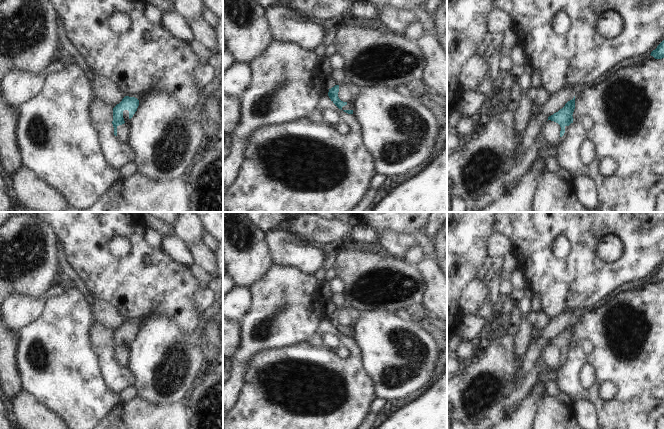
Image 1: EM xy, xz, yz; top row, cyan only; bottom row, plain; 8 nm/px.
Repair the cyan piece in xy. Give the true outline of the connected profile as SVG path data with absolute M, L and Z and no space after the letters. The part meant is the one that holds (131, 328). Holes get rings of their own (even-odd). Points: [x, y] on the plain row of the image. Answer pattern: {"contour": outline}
{"contour": "M125 320L122 325L113 332L114 359L123 367L127 366L129 360L129 349L125 347L123 335L129 335L129 343L133 341L139 330L139 324L135 321Z"}

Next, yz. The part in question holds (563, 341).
{"contour": "M575 320L568 325L565 330L558 336L548 341L548 344L558 347L561 351L560 361L561 365L565 364L568 359L569 349L573 347L573 336L575 333Z"}

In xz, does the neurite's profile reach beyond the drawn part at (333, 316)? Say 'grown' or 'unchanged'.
grown

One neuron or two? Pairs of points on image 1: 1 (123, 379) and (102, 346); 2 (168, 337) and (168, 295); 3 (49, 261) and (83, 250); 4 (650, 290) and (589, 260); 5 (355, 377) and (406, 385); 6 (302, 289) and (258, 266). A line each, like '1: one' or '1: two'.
1: one
2: two
3: two
4: two
5: two
6: two

